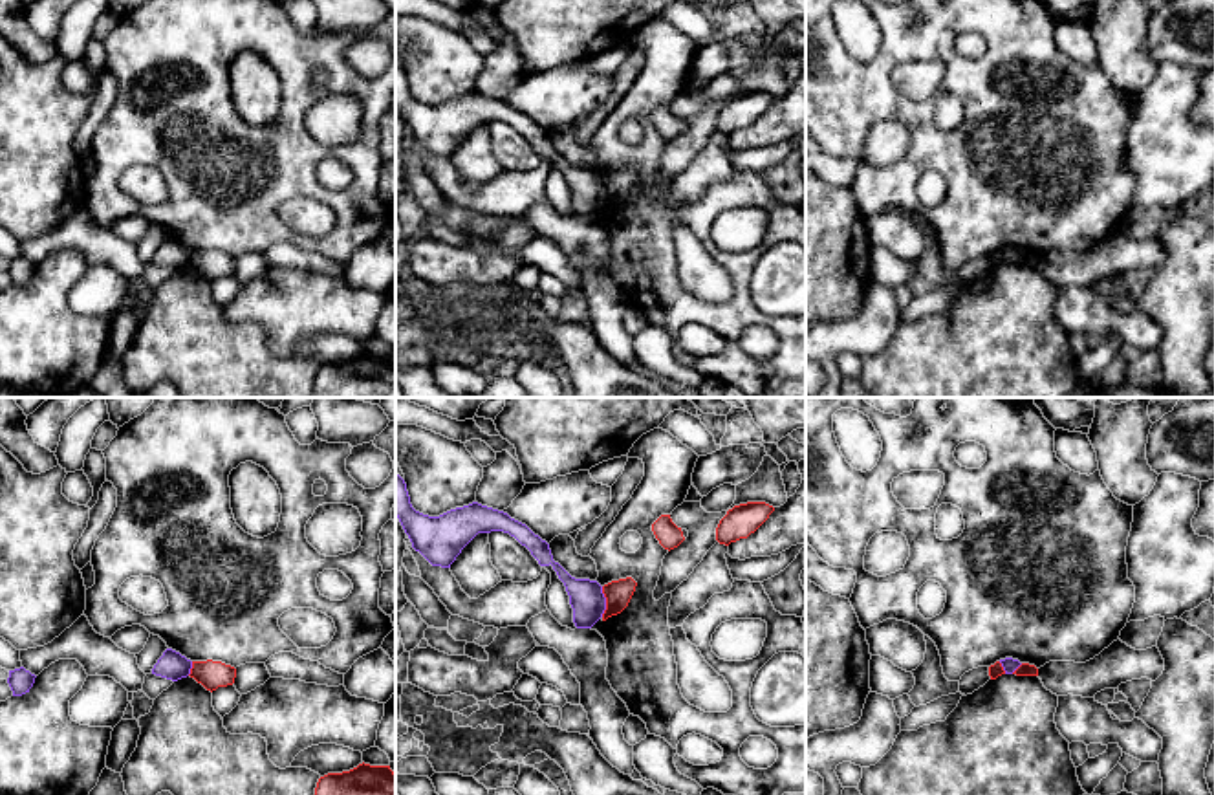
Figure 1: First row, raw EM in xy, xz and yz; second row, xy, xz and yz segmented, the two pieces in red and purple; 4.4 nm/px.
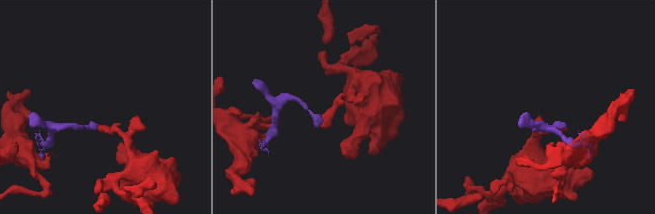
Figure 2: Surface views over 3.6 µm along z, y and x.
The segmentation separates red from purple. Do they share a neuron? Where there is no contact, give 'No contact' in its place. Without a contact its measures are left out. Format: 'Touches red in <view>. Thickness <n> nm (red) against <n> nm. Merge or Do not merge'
Touches red in xz. Thickness 120 nm (red) against 150 nm. Do not merge

